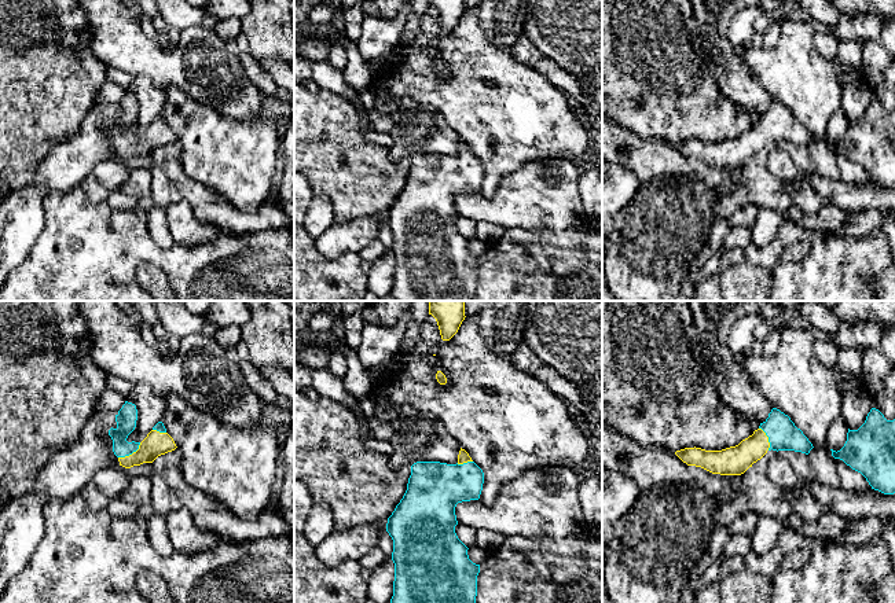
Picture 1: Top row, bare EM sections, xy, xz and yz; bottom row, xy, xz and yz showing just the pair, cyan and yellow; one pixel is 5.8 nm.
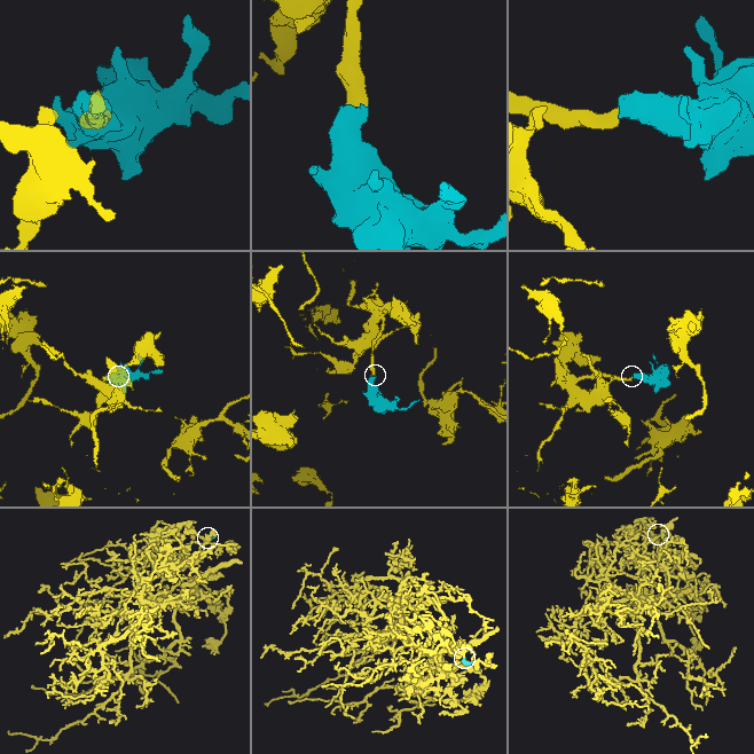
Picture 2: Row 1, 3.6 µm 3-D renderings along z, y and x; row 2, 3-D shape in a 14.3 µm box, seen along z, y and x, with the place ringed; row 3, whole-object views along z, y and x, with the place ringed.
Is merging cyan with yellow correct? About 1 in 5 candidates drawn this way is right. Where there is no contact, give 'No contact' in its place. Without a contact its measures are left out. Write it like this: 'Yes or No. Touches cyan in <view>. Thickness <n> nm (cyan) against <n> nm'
Yes. Touches cyan in xy. Thickness 120 nm (cyan) against 140 nm

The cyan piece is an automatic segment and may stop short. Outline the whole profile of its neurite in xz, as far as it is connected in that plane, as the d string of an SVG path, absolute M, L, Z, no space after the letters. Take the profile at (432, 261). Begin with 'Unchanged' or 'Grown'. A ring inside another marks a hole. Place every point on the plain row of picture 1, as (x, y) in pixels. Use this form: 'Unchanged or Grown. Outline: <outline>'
Grown. Outline: M462 140L456 157L417 154L411 158L407 183L386 216L393 232L390 297L395 301L476 301L480 257L469 251L469 240L455 225L455 199L462 194L478 192L483 176L483 162Z

